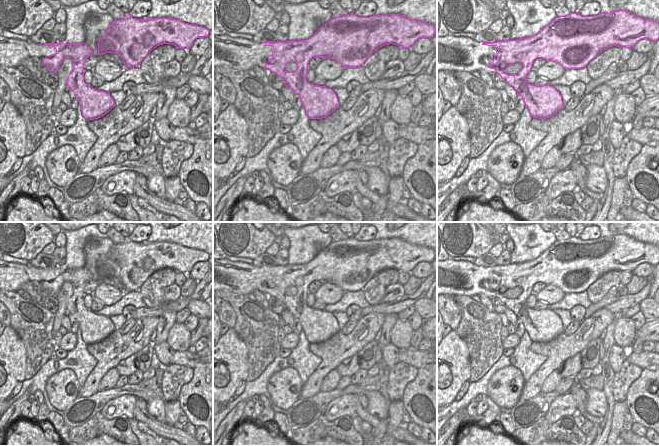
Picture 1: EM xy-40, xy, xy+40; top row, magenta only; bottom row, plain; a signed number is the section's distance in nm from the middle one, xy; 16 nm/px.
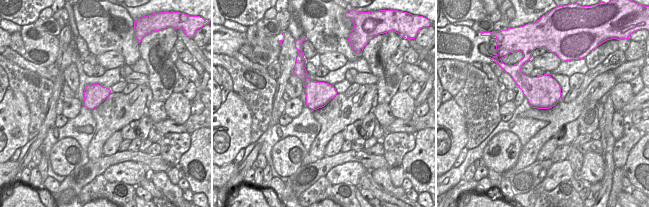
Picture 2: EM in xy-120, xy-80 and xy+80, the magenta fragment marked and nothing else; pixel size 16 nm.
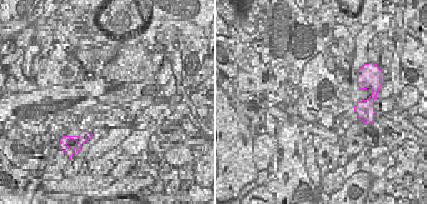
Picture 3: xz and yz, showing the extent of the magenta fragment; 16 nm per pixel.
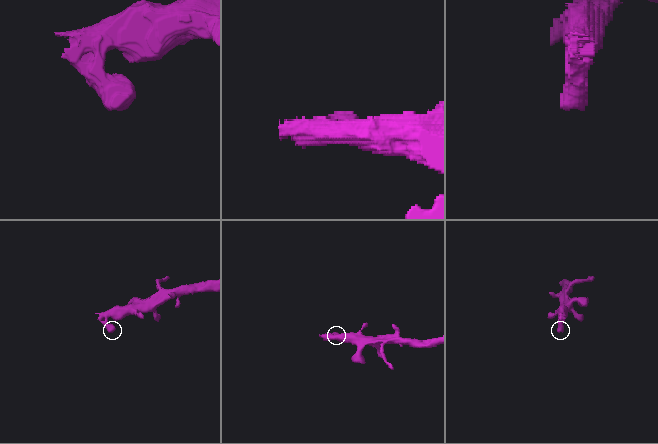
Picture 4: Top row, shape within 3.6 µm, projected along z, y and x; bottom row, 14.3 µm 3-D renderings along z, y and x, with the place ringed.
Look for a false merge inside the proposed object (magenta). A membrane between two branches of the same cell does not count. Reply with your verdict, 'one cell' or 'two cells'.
one cell

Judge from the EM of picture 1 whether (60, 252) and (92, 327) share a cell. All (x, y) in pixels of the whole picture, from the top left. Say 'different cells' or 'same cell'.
different cells

